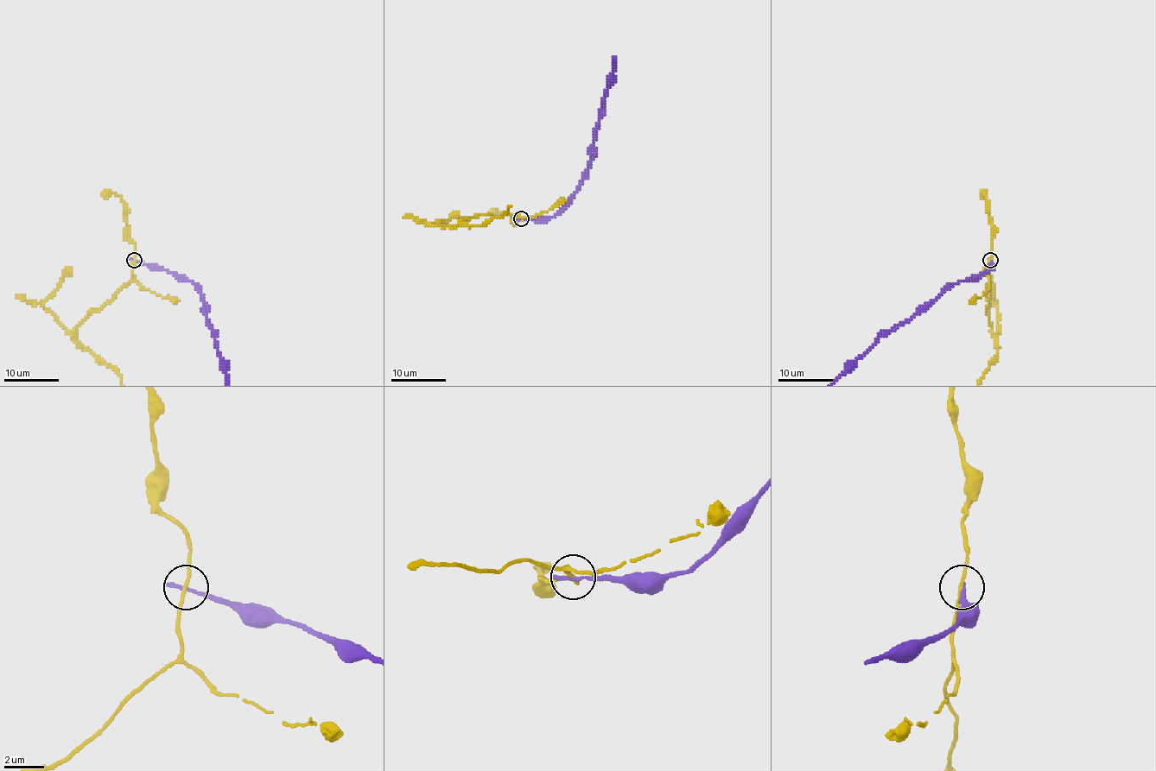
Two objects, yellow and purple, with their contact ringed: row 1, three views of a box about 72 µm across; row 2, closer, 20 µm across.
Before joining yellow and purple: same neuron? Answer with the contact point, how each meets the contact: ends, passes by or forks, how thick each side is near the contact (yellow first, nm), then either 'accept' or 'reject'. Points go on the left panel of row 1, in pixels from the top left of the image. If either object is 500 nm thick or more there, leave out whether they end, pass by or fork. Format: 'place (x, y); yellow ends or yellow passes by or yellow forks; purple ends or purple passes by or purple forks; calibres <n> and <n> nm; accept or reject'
place (134, 260); yellow passes by; purple ends; calibres 140 and 220 nm; reject

